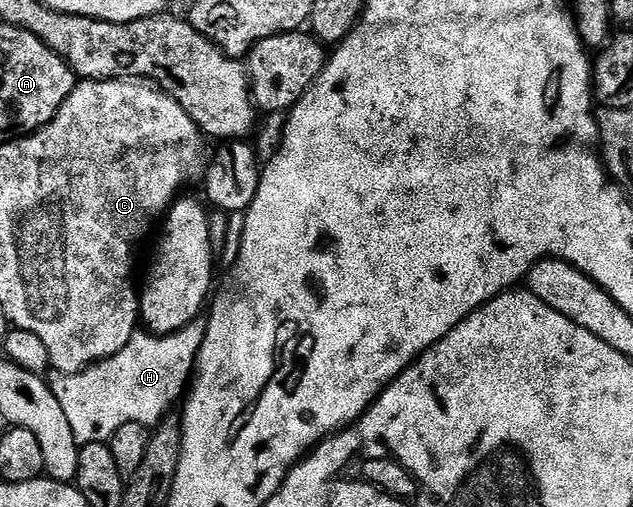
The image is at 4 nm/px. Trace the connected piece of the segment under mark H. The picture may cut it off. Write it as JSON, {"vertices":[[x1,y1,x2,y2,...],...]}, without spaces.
{"vertices":[[198,318,172,335,137,333,114,357,106,357,73,375,57,374,50,386,54,397,58,397,58,405,62,405,62,413,66,413,66,421,70,421,77,443,107,443,122,425,131,423,155,428,171,412,168,410,176,398,177,403,181,398,207,332,207,322]]}

